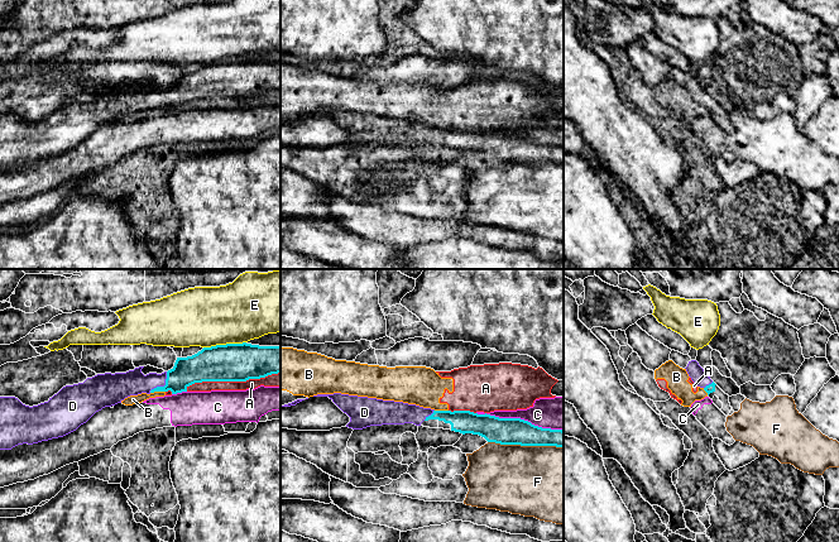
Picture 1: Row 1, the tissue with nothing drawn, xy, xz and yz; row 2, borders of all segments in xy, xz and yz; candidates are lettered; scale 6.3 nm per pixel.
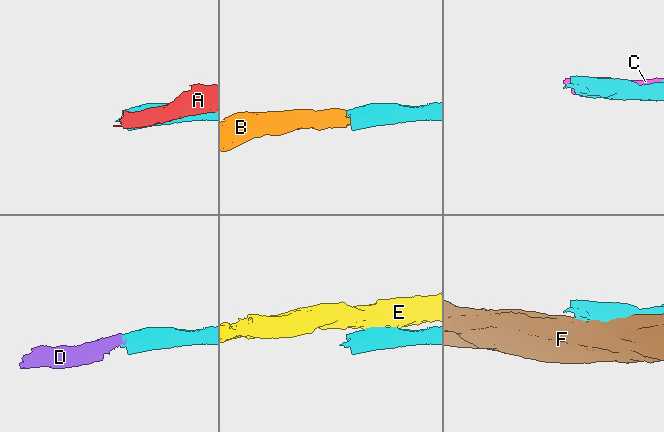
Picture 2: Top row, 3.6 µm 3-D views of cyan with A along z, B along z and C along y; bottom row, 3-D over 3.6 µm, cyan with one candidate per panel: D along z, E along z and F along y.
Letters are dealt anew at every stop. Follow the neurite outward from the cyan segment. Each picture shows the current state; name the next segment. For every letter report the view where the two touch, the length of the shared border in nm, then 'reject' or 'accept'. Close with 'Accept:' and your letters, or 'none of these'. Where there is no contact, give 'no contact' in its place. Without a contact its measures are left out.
A: contact in xy; length 600 nm; reject
B: contact in xy; length 100 nm; reject
C: contact in xz; length 550 nm; reject
D: contact in xy; length 180 nm; accept
E: contact in xy; length 280 nm; reject
F: contact in xz; length 480 nm; reject
Accept: D

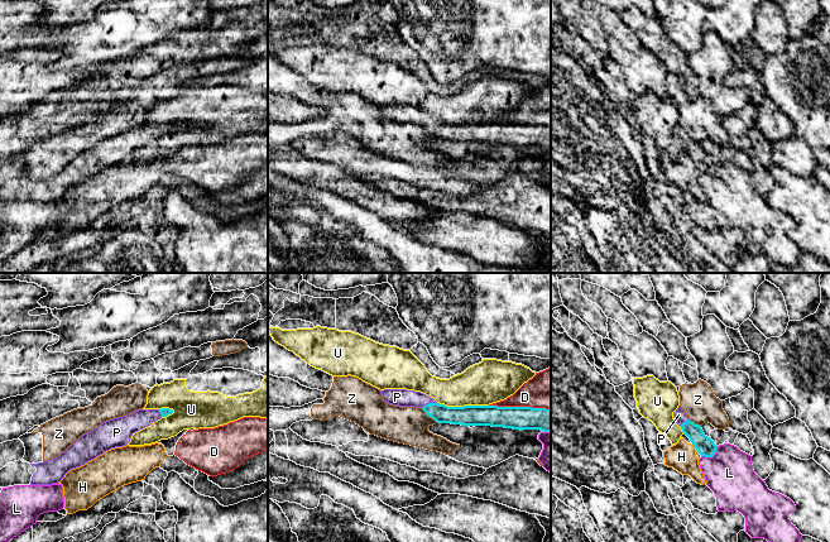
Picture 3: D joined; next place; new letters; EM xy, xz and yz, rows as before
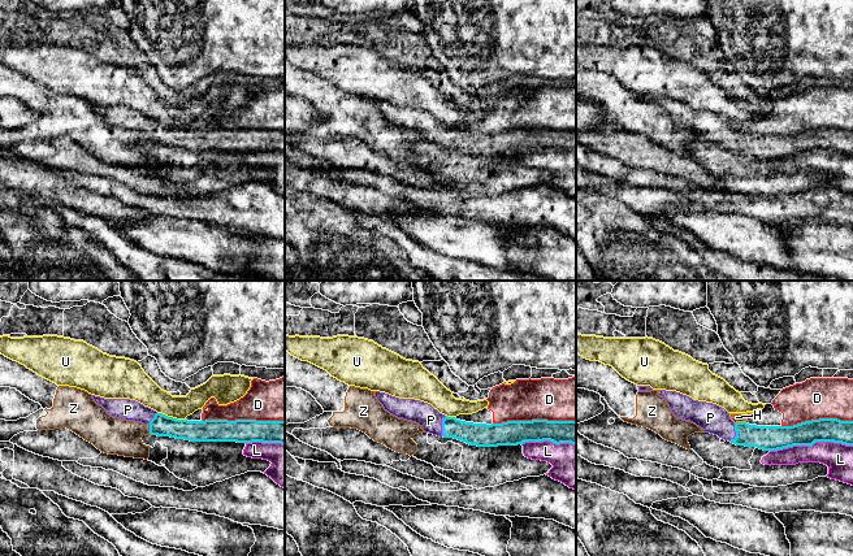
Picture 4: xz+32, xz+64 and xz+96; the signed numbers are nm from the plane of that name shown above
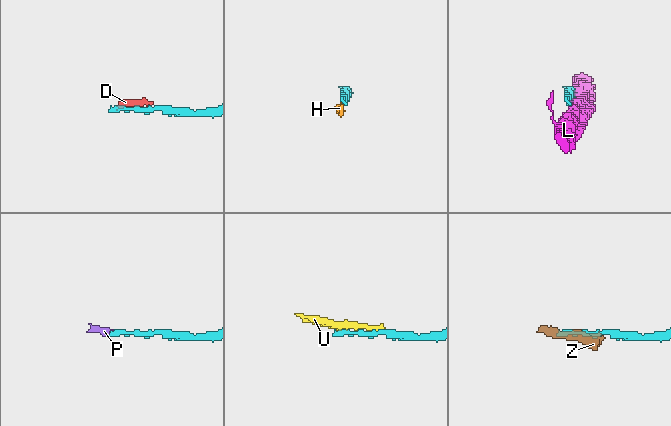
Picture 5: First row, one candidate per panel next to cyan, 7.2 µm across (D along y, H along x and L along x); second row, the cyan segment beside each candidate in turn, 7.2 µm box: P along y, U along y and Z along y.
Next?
D: contact in xz; length 400 nm; reject
H: contact in yz; length 40 nm; reject
L: contact in yz; length 120 nm; reject
P: contact in xz; length 100 nm; accept
U: contact in xz; length 320 nm; reject
Z: contact in xz; length 140 nm; reject
Accept: P

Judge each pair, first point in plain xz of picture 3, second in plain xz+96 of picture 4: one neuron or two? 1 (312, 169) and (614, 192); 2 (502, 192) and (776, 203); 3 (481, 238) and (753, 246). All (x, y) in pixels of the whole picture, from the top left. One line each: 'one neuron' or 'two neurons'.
1: one neuron
2: one neuron
3: one neuron

